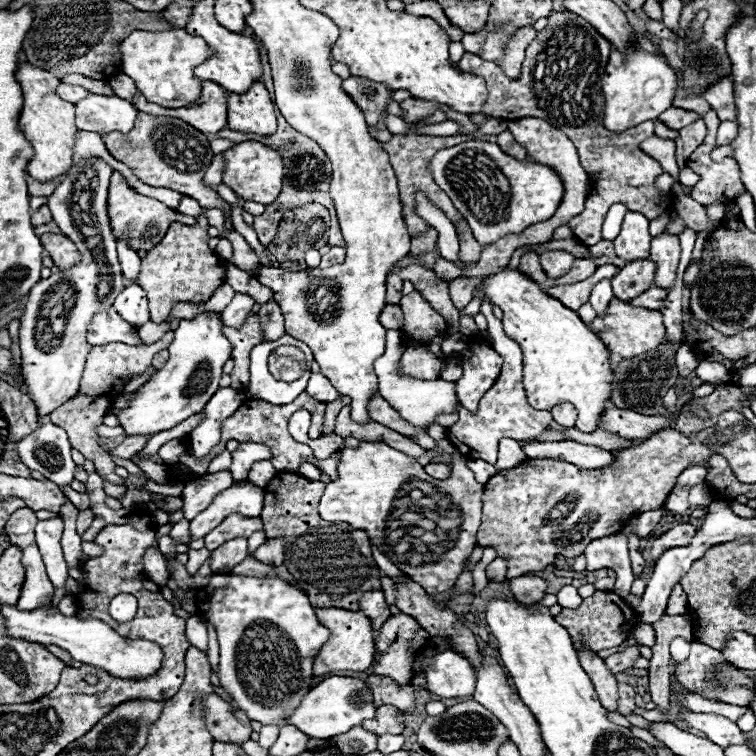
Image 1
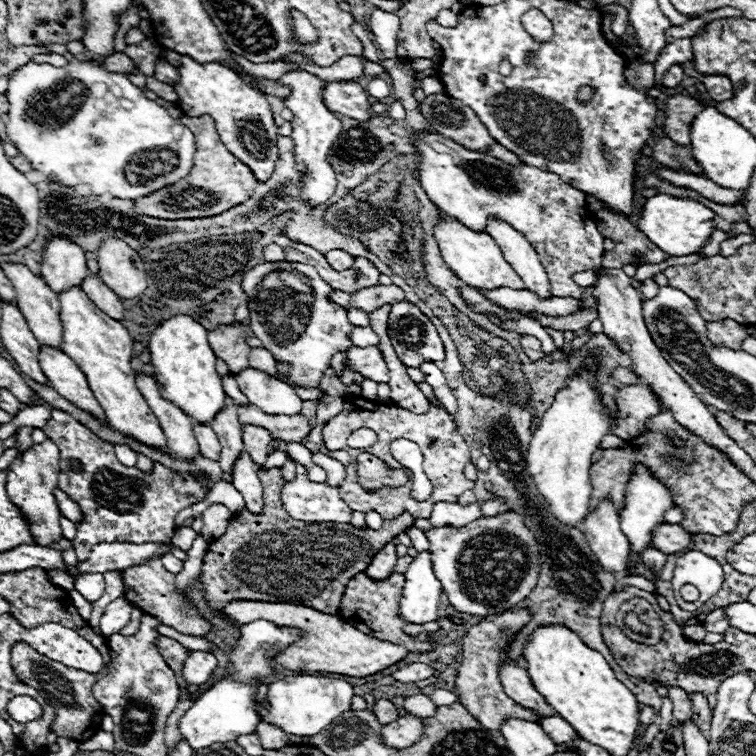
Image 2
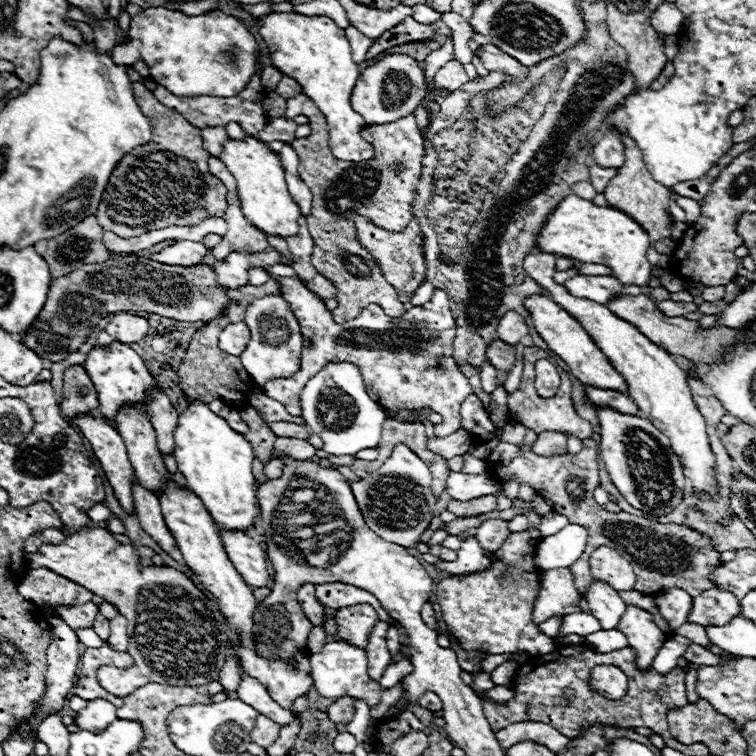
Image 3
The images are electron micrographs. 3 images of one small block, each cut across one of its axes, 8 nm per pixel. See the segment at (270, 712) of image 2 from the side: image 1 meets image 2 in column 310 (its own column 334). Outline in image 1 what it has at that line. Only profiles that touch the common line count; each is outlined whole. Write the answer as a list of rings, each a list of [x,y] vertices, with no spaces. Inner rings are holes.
[[[330,676],[304,696],[304,702],[300,702],[300,706],[292,712],[292,716],[288,716],[286,724],[296,726],[310,738],[326,740],[336,734],[348,732],[352,726],[358,726],[364,720],[374,718],[374,712],[376,708],[372,706],[372,694],[362,680],[348,676]]]

